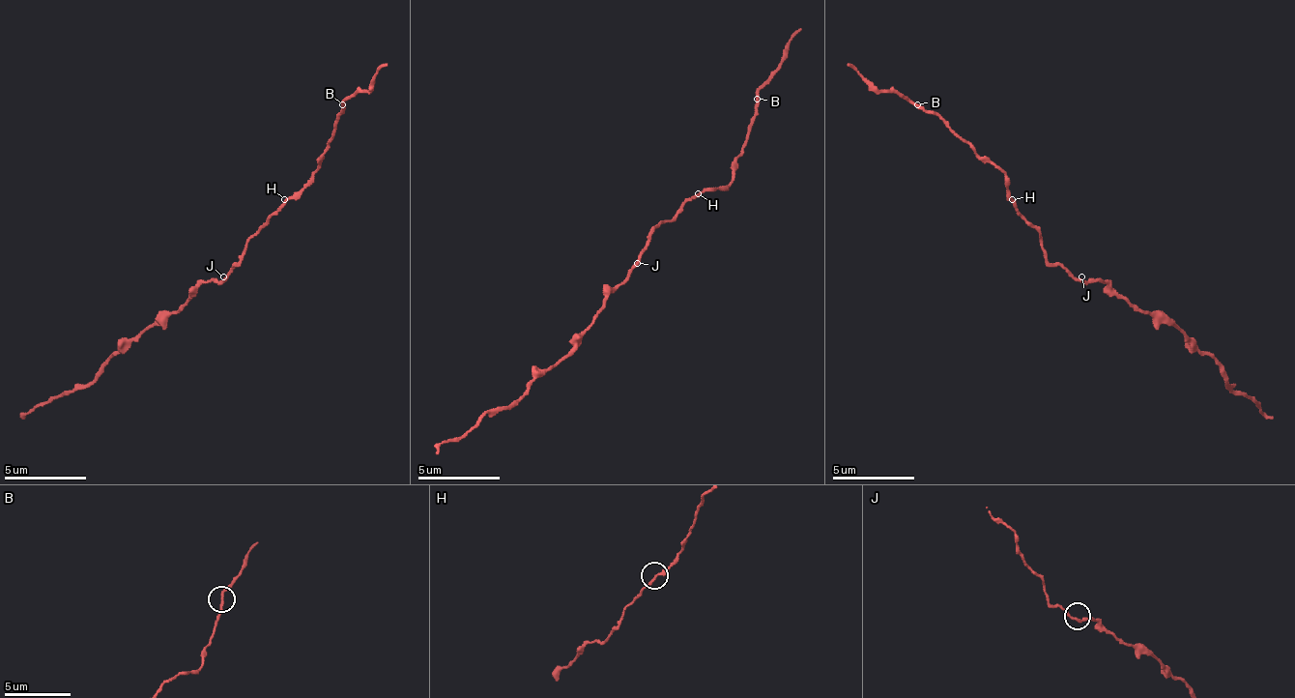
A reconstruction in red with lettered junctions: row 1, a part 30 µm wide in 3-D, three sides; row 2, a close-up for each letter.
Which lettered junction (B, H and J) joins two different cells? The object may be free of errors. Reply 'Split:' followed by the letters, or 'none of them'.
Split: B

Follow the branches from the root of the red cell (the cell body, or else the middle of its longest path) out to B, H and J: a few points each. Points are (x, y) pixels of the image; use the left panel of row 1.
B: (235, 265), (244, 256), (247, 240), (317, 171), (317, 159), (333, 134), (333, 122), (341, 113), (341, 105)
H: (235, 265), (244, 256), (247, 240), (284, 199)
J: (235, 265), (223, 276)

